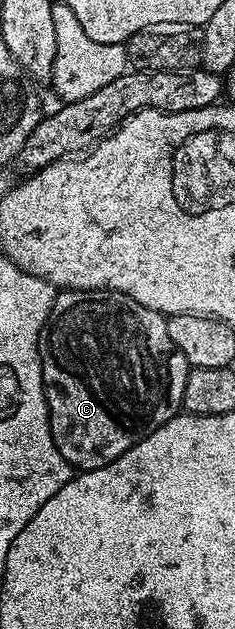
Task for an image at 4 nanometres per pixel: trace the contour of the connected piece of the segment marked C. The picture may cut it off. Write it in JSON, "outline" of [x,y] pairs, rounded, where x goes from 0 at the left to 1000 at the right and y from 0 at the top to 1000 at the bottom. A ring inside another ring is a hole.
{"outline":[[[472,459],[260,461],[234,471],[221,494],[179,520],[162,556],[179,566],[179,607],[187,609],[187,628],[213,655],[221,698],[238,704],[255,723],[272,723],[272,730],[319,747],[421,746],[460,736],[477,736],[498,727],[528,723],[528,717],[545,717],[545,711],[562,711],[587,701],[609,701],[634,688],[664,685],[698,672],[715,672],[732,665],[762,661],[783,634],[783,609],[817,583],[732,545],[732,537],[715,533],[706,504],[596,482],[579,482],[579,475],[562,475],[536,466],[498,466]]]}

